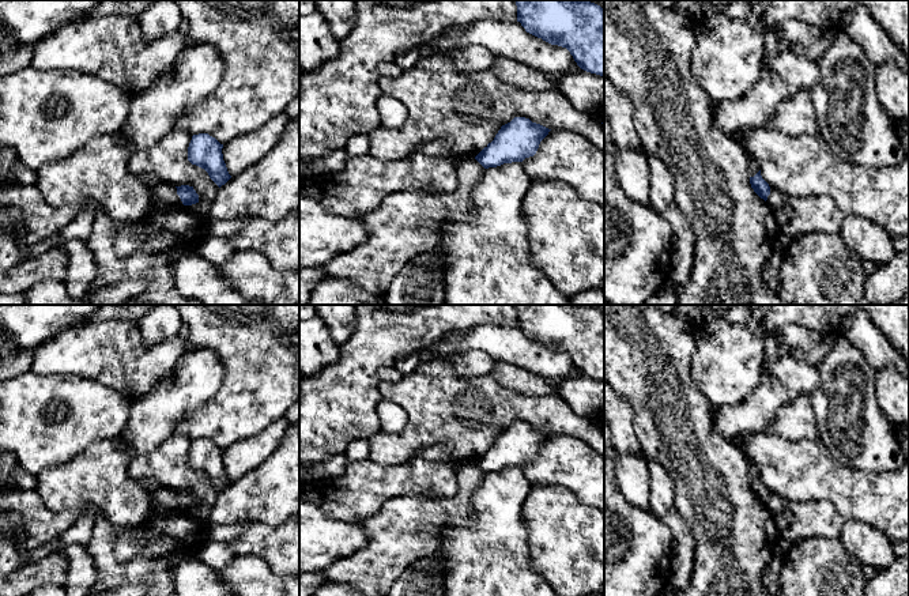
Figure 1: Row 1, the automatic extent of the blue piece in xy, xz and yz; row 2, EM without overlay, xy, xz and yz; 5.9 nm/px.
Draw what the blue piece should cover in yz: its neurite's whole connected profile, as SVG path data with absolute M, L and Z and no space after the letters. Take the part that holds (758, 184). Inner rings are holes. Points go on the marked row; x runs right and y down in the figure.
M761 170L754 176L750 177L750 184L754 192L763 199L765 201L767 200L767 196L770 195L770 186L769 184L762 178Z

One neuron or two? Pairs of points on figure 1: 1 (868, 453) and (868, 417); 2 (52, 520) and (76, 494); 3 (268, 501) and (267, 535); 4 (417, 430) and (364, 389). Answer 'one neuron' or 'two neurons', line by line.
1: one neuron
2: two neurons
3: two neurons
4: two neurons

